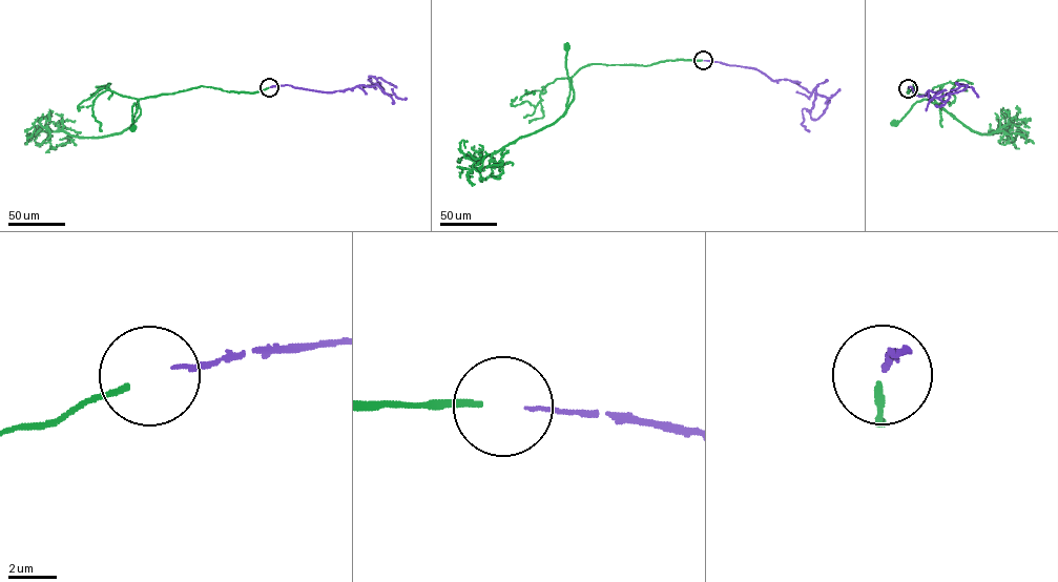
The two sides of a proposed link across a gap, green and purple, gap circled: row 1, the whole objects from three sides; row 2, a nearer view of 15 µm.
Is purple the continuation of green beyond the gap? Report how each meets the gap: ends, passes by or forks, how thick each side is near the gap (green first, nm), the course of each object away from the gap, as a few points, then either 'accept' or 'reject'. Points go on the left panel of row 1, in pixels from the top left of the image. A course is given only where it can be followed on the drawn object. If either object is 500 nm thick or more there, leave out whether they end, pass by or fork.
green ends; purple ends; calibres 240 and 150 nm; course green (268, 87), (252, 92), (200, 86), (142, 98), (133, 122), (136, 103), (132, 106), (132, 127); course purple (270, 86), (290, 85), (328, 92), (358, 85), (377, 85), (382, 91), (379, 83), (369, 76), (376, 89); accept

